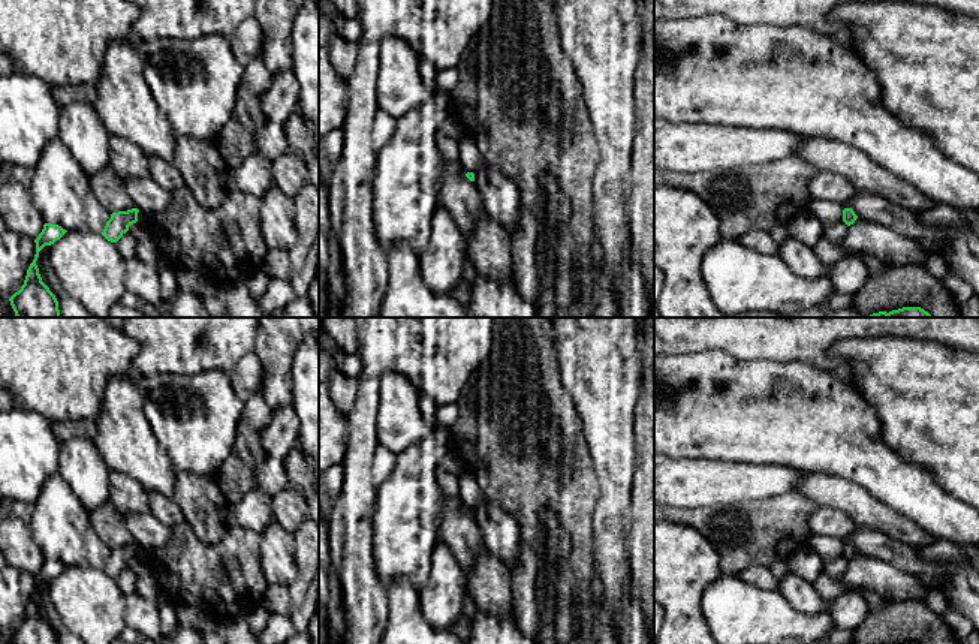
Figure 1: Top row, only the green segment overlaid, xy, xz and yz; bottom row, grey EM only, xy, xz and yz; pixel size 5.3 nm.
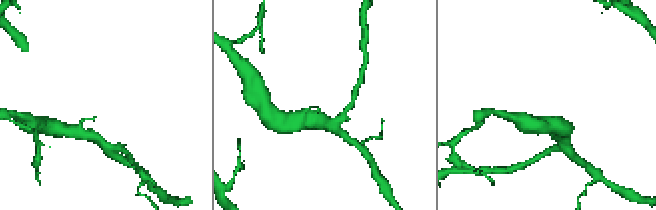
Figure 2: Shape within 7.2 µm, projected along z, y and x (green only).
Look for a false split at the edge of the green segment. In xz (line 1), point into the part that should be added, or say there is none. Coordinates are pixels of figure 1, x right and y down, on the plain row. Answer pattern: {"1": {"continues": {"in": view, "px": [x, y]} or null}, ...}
{"1": {"continues": null}}

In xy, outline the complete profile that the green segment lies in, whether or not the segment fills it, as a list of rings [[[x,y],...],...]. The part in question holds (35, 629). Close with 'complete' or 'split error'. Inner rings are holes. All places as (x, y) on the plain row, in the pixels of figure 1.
[[[45,559],[42,568],[34,575],[36,590],[33,598],[27,605],[24,620],[18,628],[15,628],[9,637],[12,644],[58,644],[58,637],[49,623],[42,617],[36,596],[39,587],[45,581],[54,580],[60,575],[67,566],[58,560]]] | complete

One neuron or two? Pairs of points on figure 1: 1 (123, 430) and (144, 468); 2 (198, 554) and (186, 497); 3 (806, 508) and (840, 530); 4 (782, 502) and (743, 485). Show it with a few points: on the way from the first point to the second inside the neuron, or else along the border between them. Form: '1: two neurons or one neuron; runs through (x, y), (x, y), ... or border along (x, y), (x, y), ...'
1: one neuron; runs through (124, 439), (142, 459)
2: two neurons; border along (184, 518), (210, 544), (217, 544), (228, 527)
3: two neurons; border along (818, 506), (807, 517), (812, 532)
4: two neurons; border along (794, 487), (773, 499)

